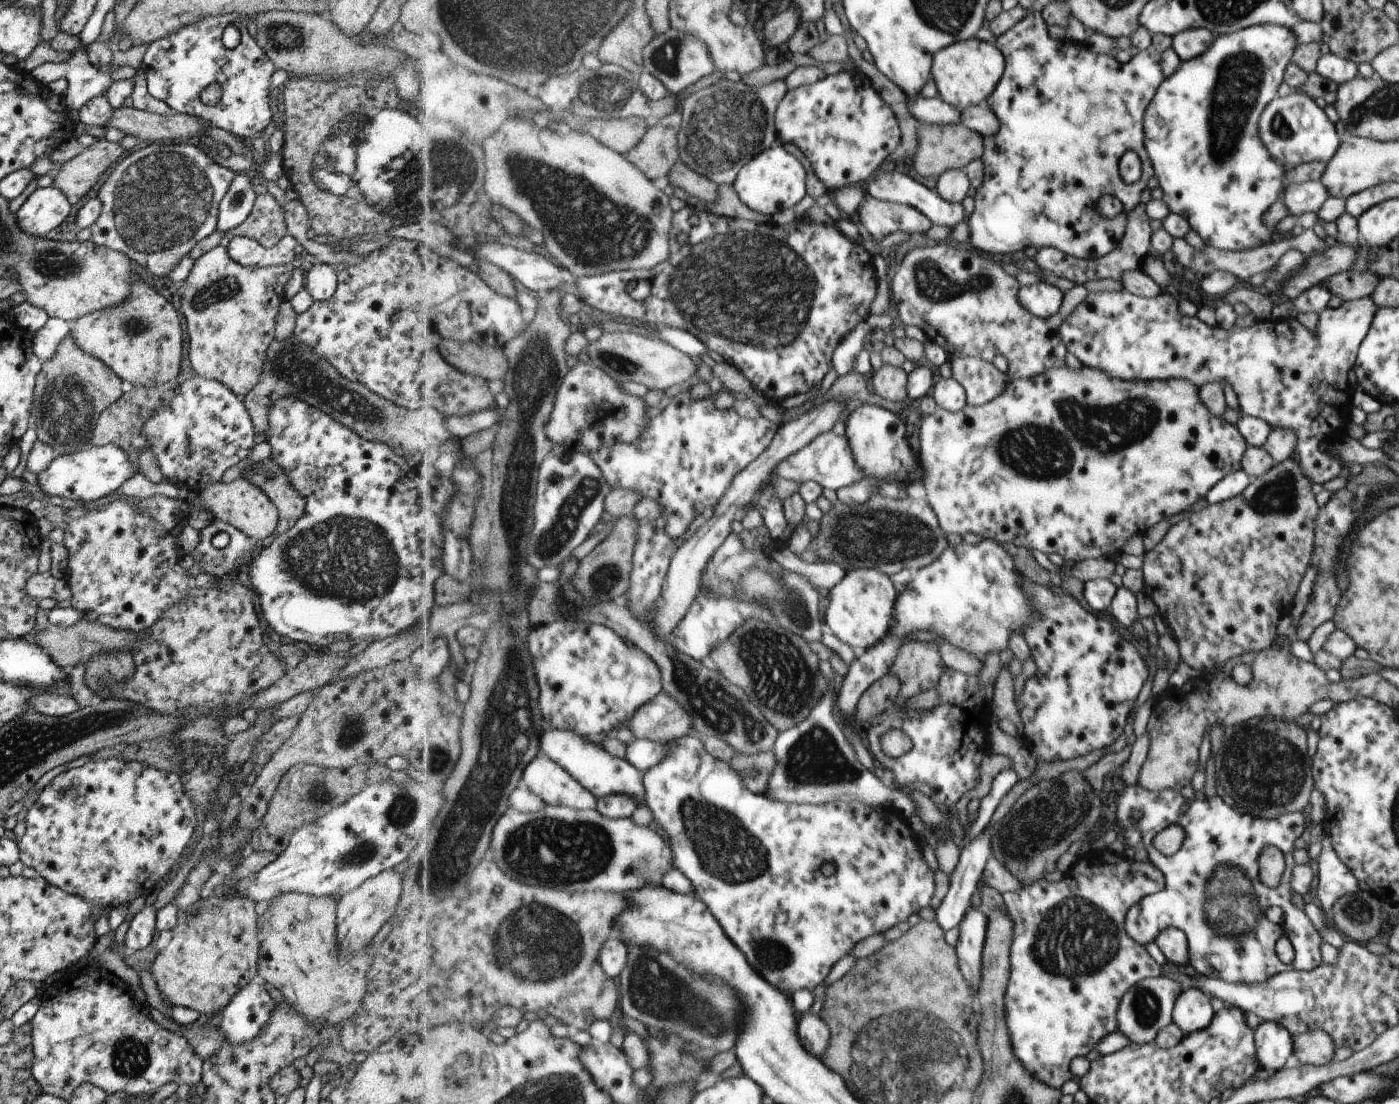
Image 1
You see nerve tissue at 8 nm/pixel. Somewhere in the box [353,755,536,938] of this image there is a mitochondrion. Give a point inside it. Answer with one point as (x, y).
(404, 807)

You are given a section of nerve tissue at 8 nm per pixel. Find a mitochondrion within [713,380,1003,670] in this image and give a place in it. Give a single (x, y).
(871, 535)

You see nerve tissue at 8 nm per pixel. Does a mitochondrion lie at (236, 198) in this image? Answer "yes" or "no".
yes

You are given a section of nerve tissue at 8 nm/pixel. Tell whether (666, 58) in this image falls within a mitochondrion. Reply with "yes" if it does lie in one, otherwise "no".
yes

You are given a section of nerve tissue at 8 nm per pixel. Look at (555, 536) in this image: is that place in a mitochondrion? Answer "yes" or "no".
yes

